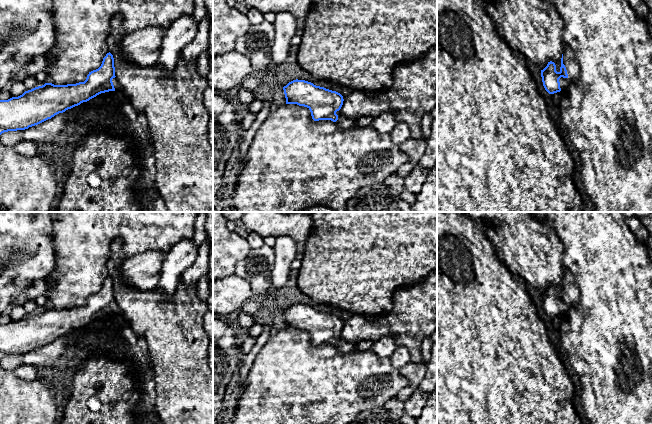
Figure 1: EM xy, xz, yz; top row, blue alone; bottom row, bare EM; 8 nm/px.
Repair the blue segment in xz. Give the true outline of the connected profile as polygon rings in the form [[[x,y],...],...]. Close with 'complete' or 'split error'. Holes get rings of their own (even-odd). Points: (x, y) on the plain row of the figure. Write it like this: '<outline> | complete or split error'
[[[298,303],[289,306],[283,314],[286,328],[307,331],[314,345],[331,344],[343,355],[356,349],[356,344],[340,336],[344,323],[336,315]]] | split error

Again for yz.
[[[564,267],[560,295],[556,295],[556,289],[552,285],[548,286],[547,290],[541,294],[545,314],[549,318],[564,315],[569,309],[576,306],[579,294],[580,292],[575,284],[575,278],[571,272]]] | split error

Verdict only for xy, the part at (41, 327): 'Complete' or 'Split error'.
Split error

